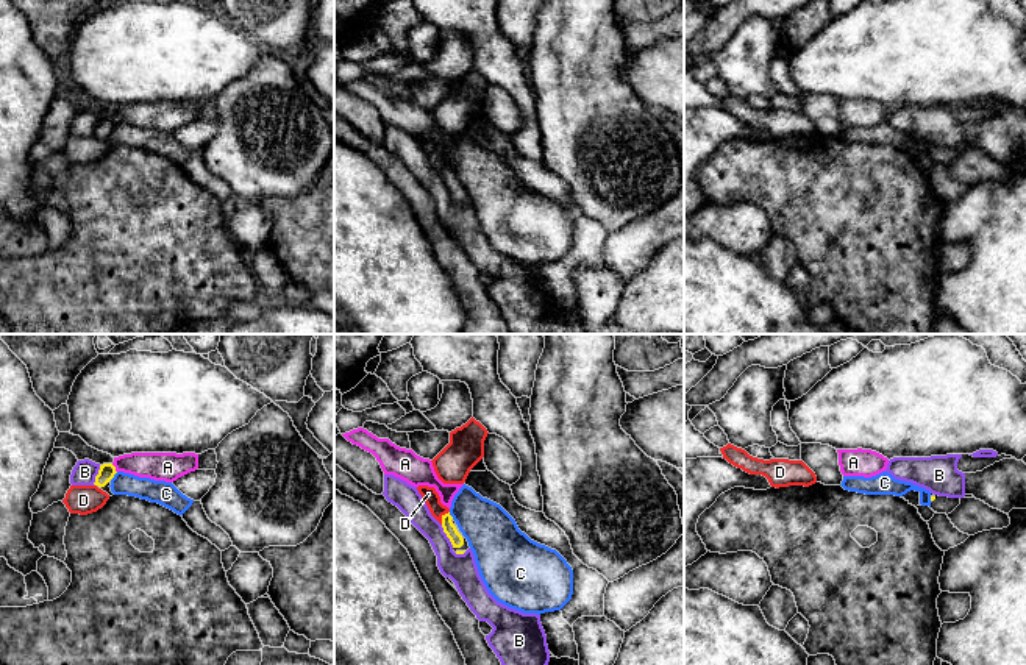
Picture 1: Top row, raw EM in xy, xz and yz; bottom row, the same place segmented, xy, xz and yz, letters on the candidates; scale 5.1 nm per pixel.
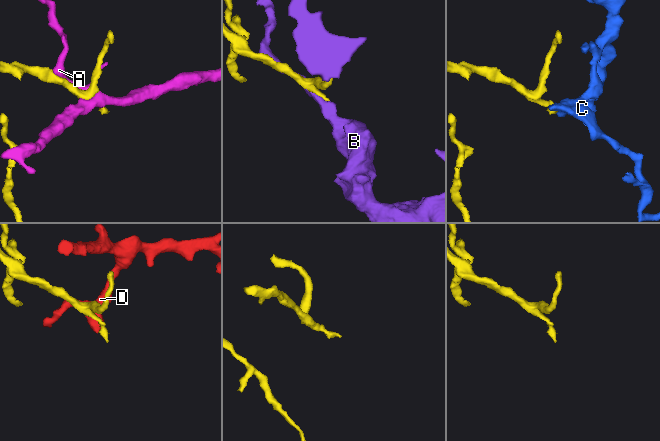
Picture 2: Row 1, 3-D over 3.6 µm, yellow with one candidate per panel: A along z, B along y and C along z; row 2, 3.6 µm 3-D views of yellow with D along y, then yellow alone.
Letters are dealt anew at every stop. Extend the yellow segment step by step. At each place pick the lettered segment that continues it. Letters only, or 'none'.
none

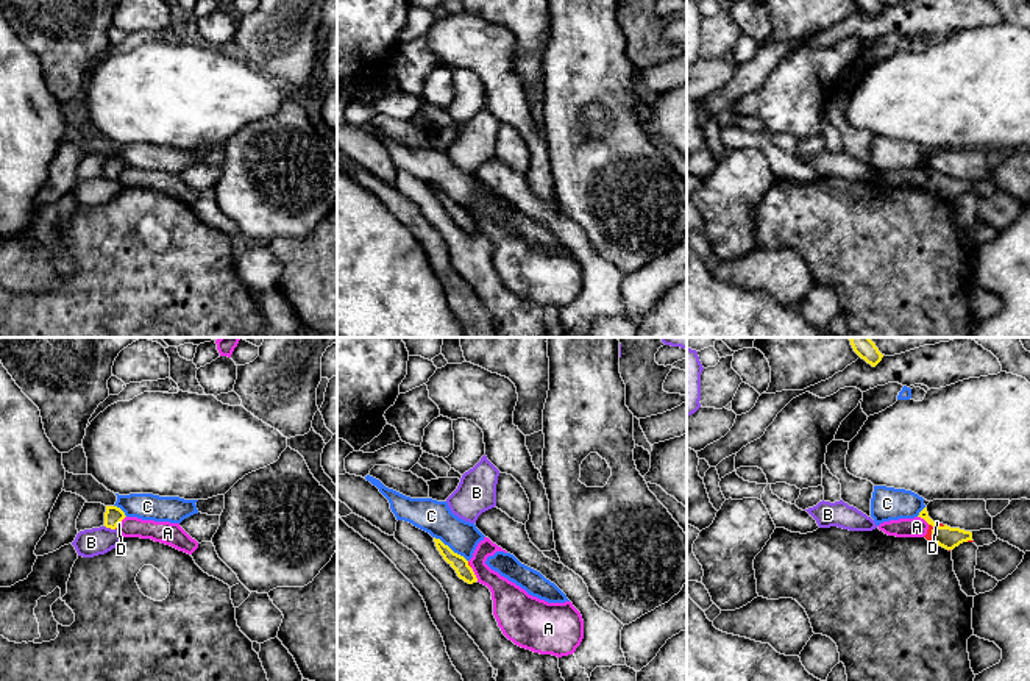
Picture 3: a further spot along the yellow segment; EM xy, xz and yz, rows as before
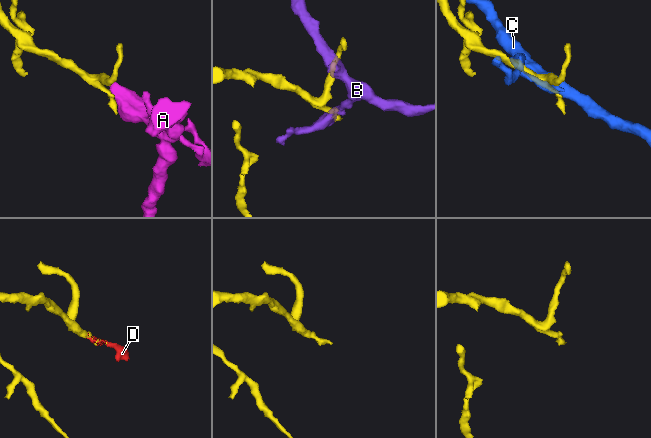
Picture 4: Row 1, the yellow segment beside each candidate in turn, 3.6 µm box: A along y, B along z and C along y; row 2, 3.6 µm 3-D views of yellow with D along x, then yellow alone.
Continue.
D

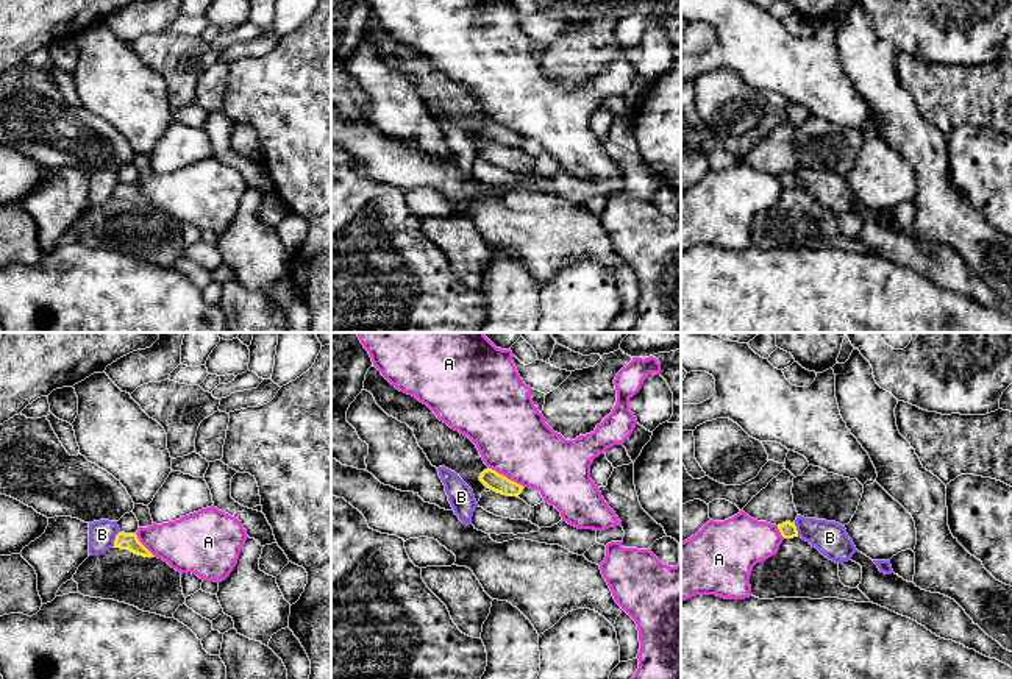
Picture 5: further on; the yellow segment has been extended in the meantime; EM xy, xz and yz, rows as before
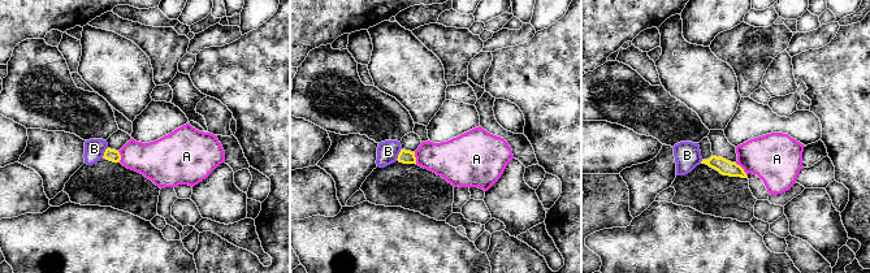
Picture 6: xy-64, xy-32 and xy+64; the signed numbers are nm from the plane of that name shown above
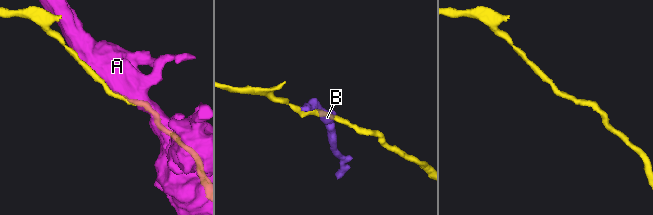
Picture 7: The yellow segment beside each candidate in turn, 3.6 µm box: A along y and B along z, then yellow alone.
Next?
none

